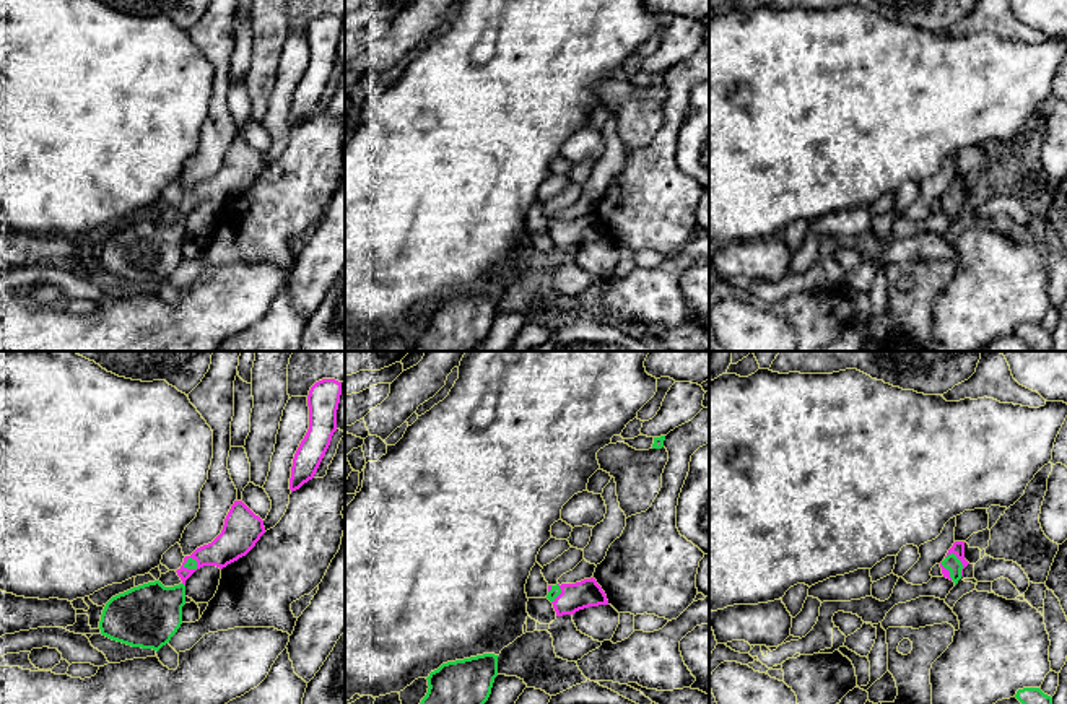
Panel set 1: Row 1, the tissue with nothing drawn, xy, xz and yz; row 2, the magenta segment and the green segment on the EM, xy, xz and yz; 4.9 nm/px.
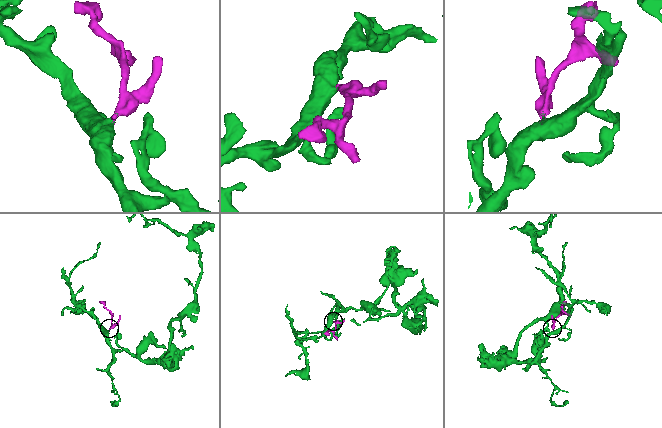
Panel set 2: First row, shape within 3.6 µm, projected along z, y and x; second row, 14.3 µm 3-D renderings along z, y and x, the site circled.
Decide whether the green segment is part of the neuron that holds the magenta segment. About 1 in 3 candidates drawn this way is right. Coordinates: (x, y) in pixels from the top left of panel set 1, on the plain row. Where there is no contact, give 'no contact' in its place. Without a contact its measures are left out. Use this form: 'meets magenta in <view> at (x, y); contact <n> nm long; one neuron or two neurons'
meets magenta in yz at (962, 199); contact 130 nm long; one neuron

